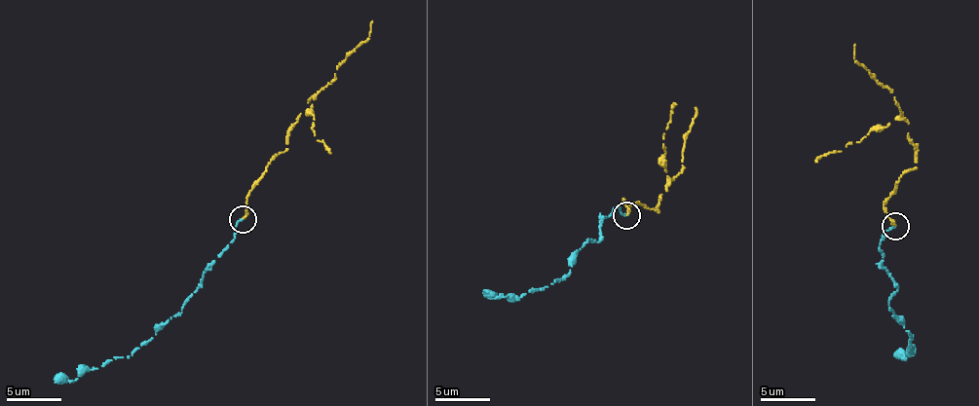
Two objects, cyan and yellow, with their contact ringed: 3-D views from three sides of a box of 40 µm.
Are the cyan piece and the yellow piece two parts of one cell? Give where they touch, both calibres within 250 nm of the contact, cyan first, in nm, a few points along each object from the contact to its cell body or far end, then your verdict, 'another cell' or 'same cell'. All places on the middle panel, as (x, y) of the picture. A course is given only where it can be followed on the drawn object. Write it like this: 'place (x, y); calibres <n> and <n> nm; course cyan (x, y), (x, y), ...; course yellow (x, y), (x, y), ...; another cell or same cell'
place (626, 215); calibres 190 and 220 nm; course cyan (626, 216), (616, 207), (601, 223), (598, 240), (586, 239), (567, 274), (552, 283), (511, 298), (483, 289); course yellow (625, 215), (622, 198), (655, 210), (665, 190), (684, 168), (683, 138), (696, 106); same cell

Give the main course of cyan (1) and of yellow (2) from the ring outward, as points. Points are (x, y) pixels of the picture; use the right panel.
1: (895, 227), (880, 241), (879, 248), (896, 289), (887, 306), (909, 332), (911, 350), (906, 359), (893, 353)
2: (895, 224), (883, 201), (913, 168), (915, 148), (908, 139), (907, 122), (896, 102), (853, 59), (854, 44)

